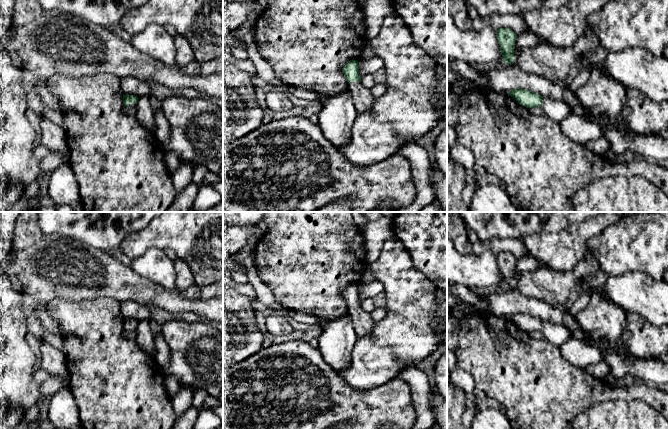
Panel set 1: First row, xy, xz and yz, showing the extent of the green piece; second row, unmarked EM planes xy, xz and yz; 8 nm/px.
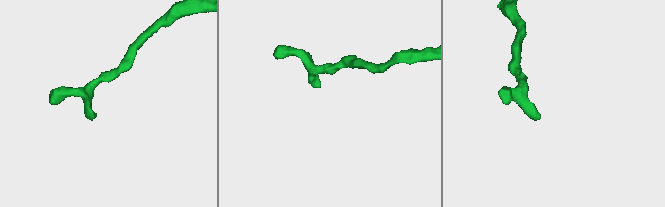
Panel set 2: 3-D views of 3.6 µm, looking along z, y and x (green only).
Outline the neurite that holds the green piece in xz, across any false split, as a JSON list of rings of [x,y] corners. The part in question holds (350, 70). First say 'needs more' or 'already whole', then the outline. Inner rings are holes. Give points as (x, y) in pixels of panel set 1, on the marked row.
needs more; [[[356,60],[348,61],[342,68],[342,73],[348,82],[354,106],[358,113],[362,113],[372,109],[374,98],[370,89],[361,84],[358,63]]]

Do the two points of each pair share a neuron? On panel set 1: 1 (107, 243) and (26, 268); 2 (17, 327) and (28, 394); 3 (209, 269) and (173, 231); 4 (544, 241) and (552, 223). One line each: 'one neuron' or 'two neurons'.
1: two neurons
2: one neuron
3: one neuron
4: two neurons

